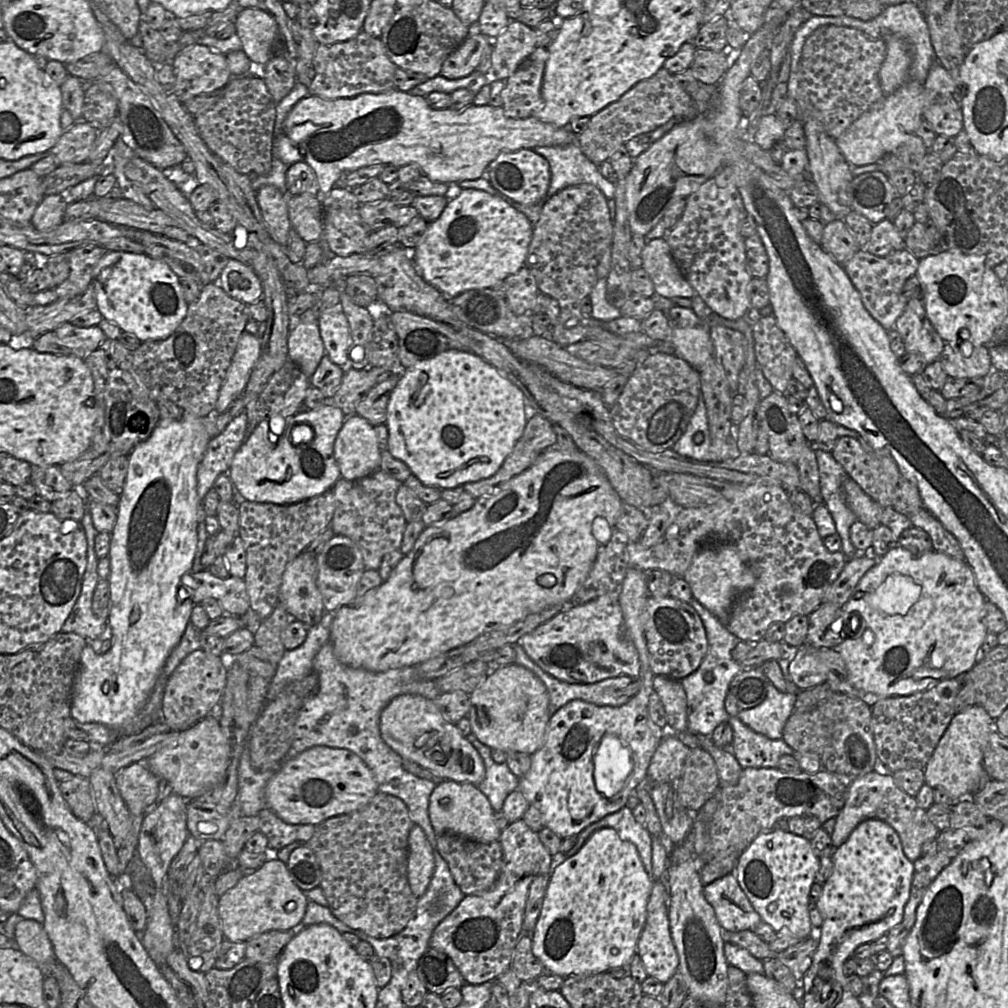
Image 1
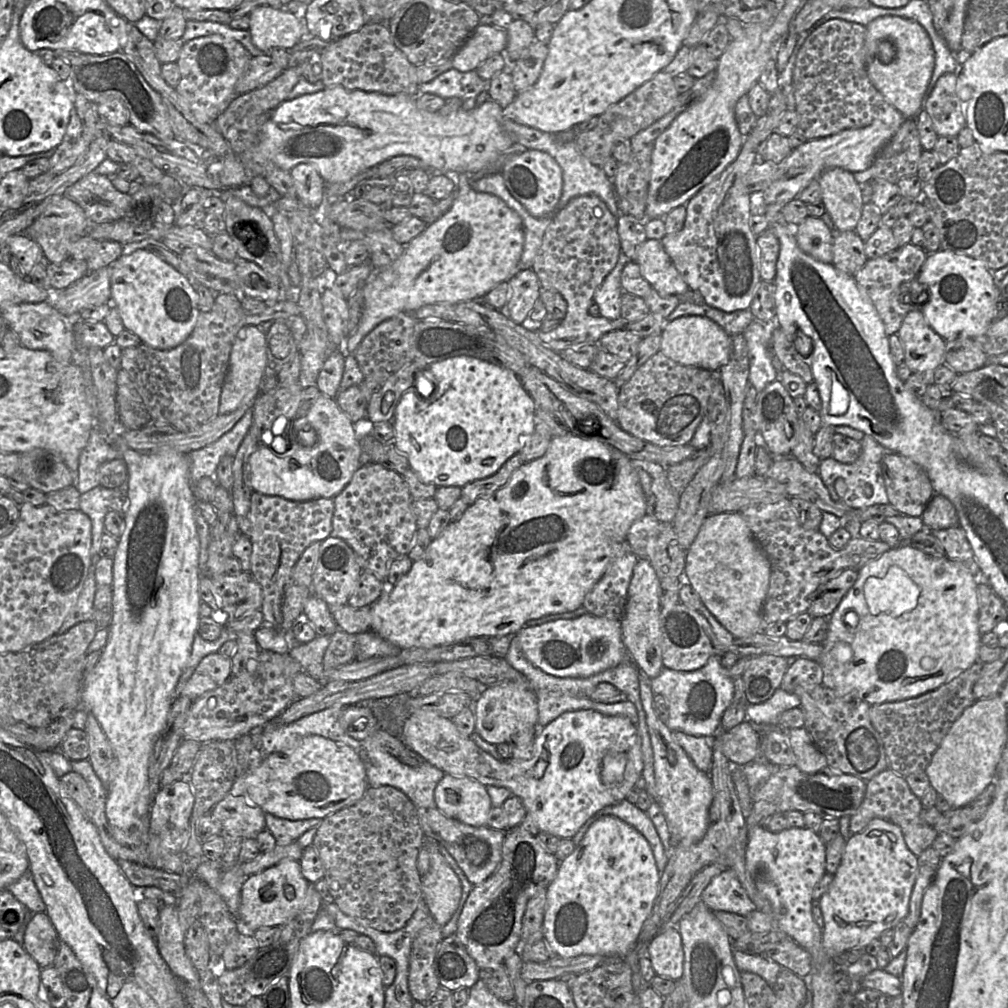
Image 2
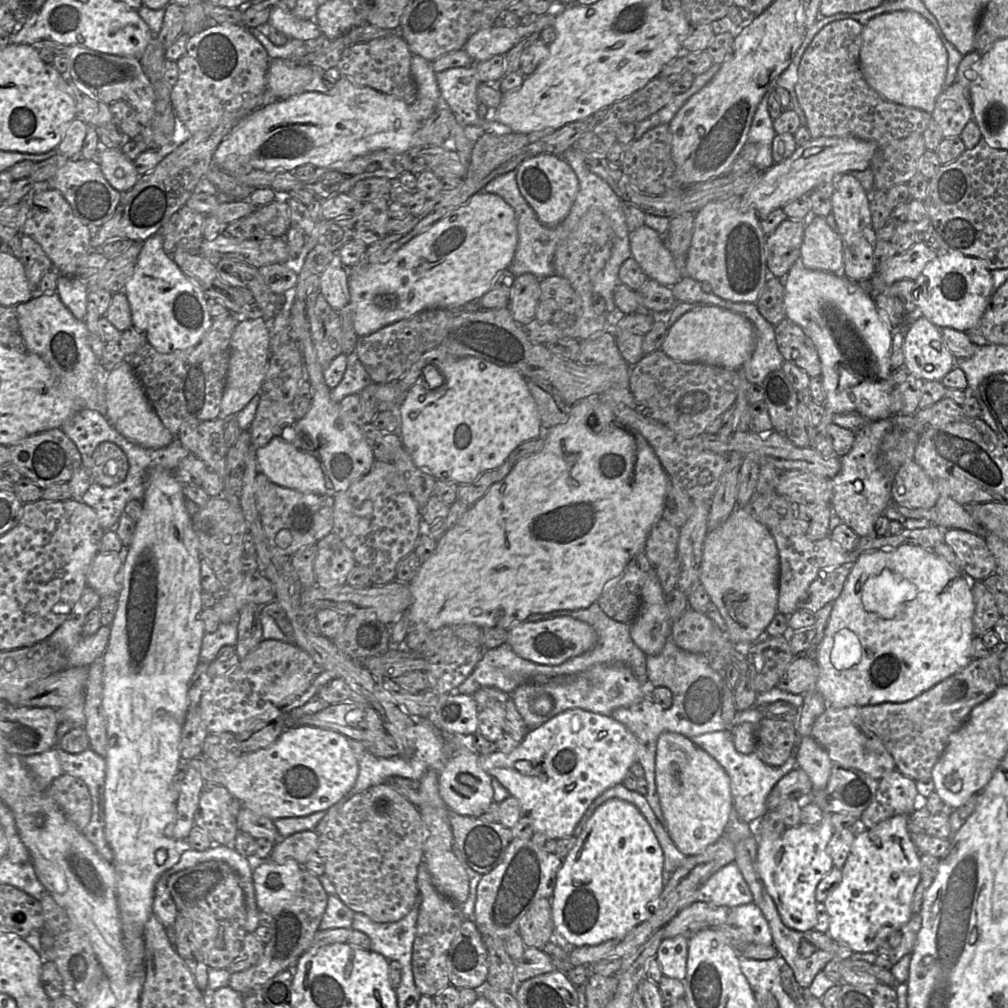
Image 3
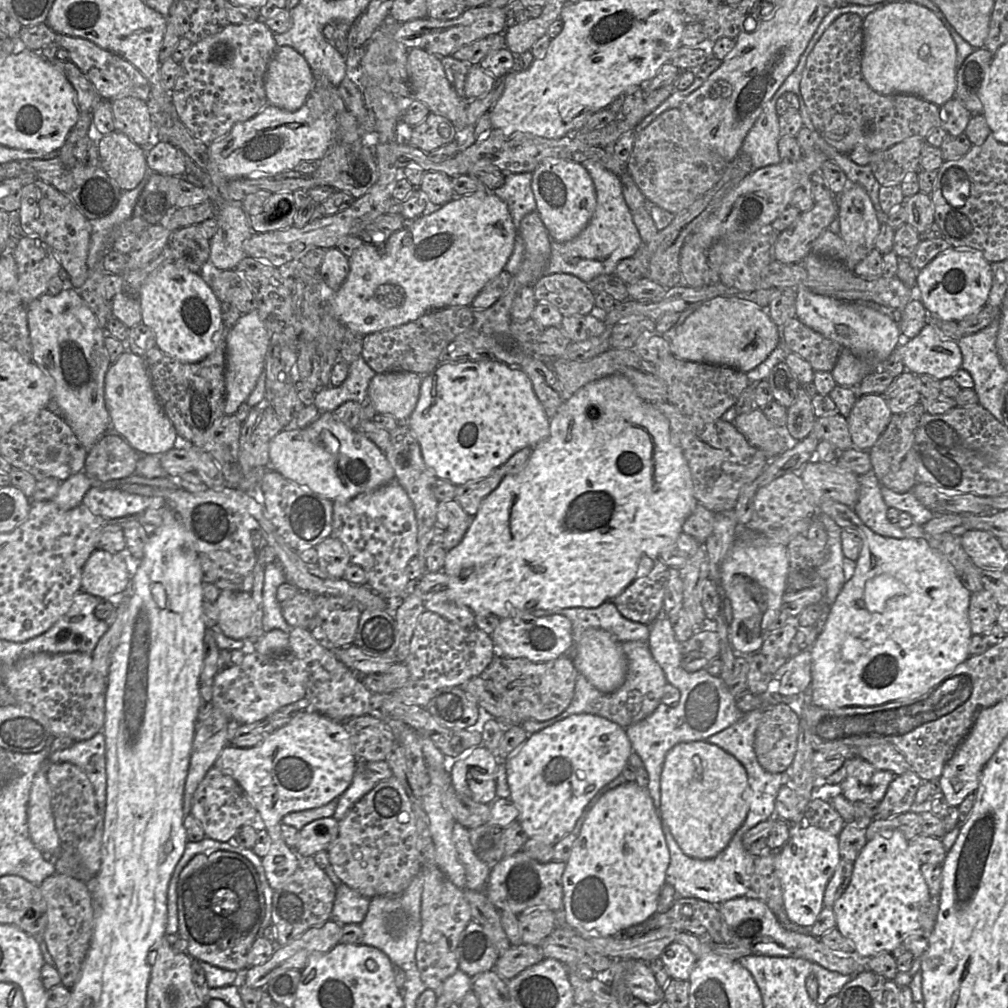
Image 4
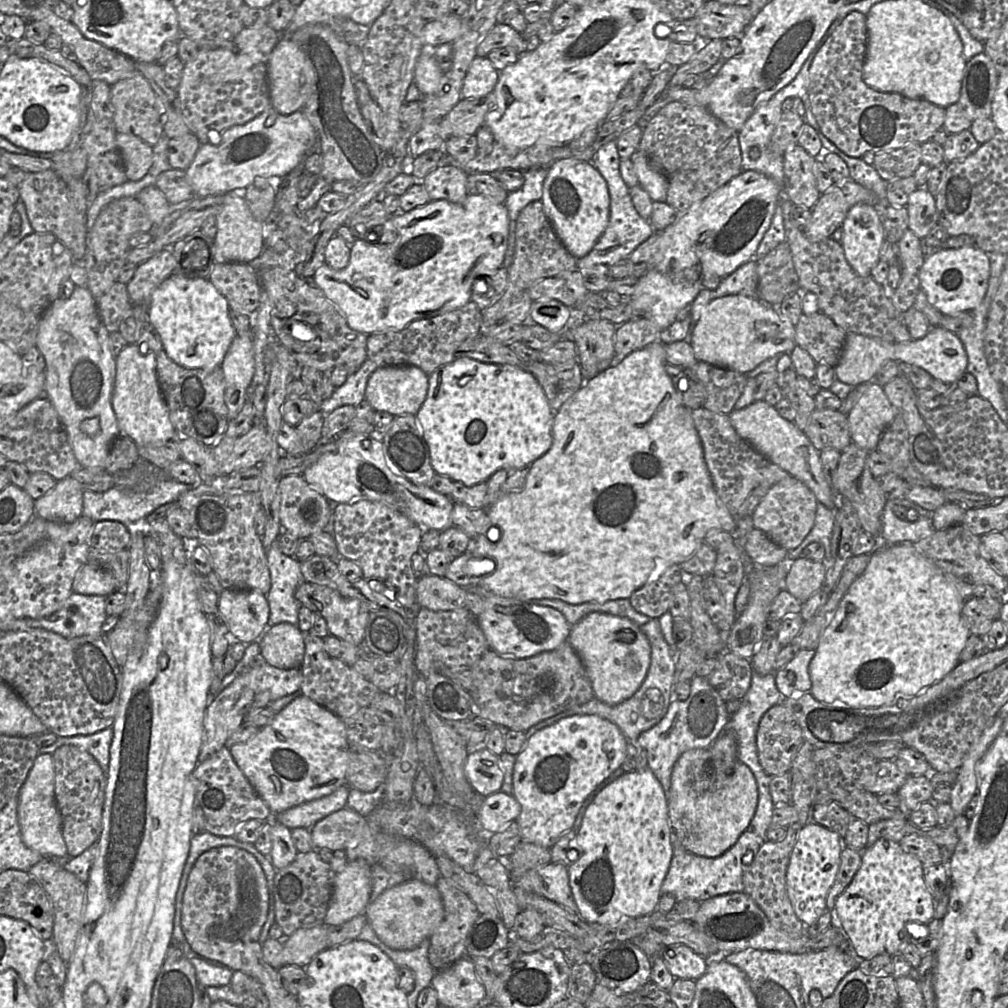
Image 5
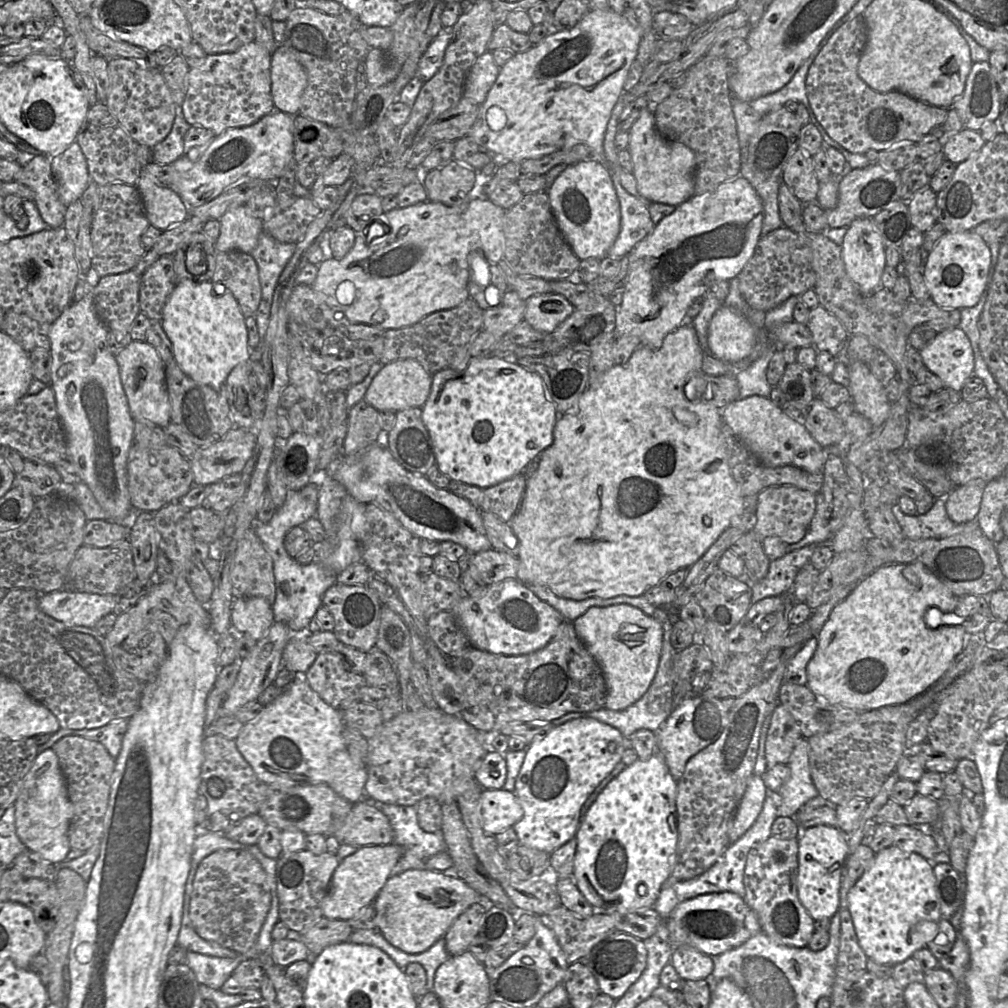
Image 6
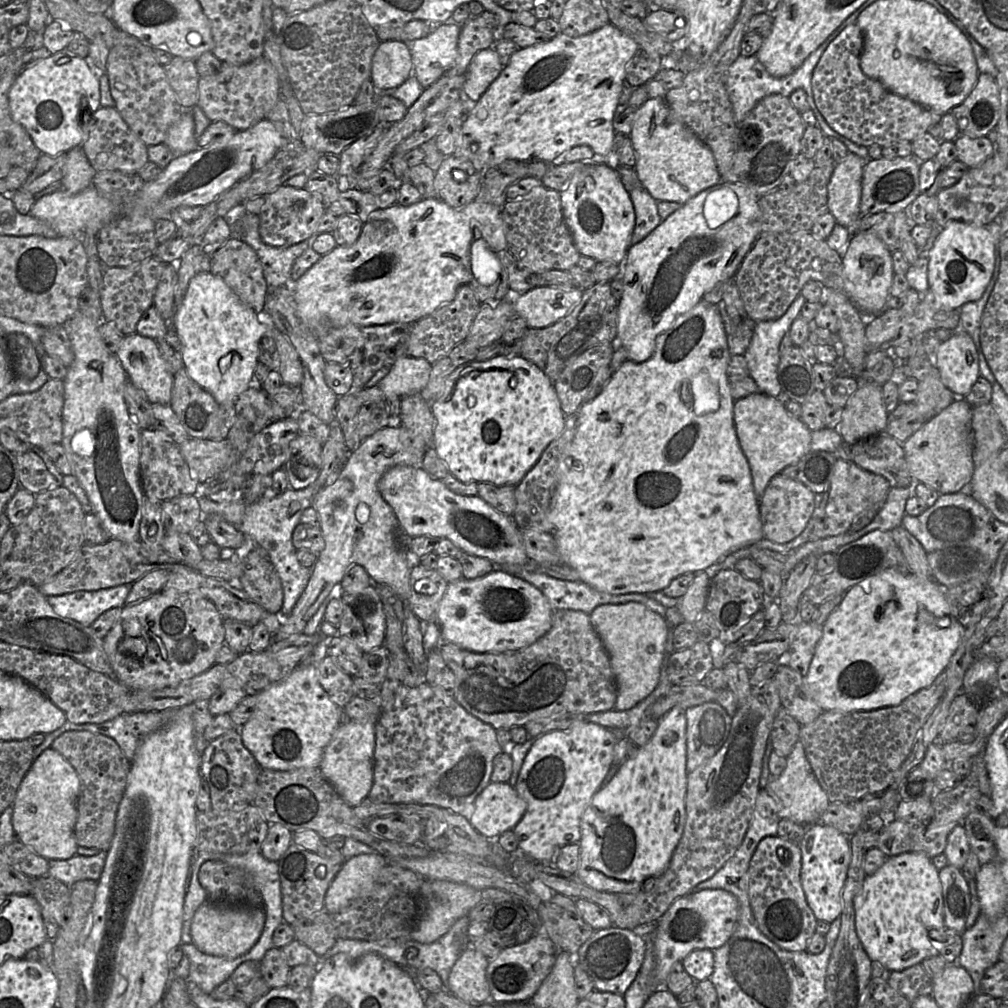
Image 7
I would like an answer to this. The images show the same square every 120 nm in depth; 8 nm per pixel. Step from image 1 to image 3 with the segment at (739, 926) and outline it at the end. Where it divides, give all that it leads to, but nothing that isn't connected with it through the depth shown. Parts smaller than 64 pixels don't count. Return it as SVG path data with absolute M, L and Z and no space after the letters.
M734 862L720 868L701 885L694 899L698 902L729 908L753 902L749 886Z

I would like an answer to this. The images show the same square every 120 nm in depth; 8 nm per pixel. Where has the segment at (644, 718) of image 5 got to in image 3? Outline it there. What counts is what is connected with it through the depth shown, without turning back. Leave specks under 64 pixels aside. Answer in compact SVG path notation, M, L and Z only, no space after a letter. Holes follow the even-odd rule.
M596 665L587 671L565 676L559 681L550 681L549 684L522 684L510 694L524 722L530 729L536 729L560 713L575 708L610 716L615 709L629 707L650 698L654 688L649 680L641 683L623 665ZM544 693L552 697L553 709L546 715L539 715L534 711L532 703L536 696Z

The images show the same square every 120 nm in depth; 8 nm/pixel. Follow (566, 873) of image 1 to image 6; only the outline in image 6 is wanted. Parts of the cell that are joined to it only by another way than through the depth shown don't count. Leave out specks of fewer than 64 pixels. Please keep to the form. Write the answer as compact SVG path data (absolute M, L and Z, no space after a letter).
M656 752L646 761L637 759L627 766L582 815L572 879L595 913L628 913L653 907L674 867L678 843L676 796L677 782Z

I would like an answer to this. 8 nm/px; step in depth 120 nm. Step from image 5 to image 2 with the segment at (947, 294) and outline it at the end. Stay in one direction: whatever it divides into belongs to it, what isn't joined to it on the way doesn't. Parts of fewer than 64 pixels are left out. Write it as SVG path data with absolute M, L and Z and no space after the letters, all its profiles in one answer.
M938 250L934 253L928 253L916 277L917 283L925 286L929 293L927 302L920 304L920 311L923 313L929 326L945 341L959 338L975 339L988 330L996 316L999 299L999 288L993 278L995 271L988 268L982 260L949 250Z

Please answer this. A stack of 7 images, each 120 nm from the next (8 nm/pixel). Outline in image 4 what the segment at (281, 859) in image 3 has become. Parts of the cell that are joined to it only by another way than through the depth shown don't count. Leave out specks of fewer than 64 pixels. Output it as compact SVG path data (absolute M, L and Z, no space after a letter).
M331 817L320 818L299 830L297 845L292 848L299 857L313 856L328 849L339 831L339 820Z

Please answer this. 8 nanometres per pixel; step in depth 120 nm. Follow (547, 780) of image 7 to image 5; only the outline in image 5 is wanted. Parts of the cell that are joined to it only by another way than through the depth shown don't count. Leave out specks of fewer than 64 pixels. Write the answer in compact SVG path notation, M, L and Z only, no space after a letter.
M574 715L563 718L551 726L545 727L529 736L522 751L516 755L516 761L513 770L512 794L521 806L521 813L516 821L519 826L522 841L534 843L551 849L564 833L570 831L573 828L576 817L585 800L603 781L605 781L615 770L622 766L627 757L627 743L628 739L615 724L596 715Z

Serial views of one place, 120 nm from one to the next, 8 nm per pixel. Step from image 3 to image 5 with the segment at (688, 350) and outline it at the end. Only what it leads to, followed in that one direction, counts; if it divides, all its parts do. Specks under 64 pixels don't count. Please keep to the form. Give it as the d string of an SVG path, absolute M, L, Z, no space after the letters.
M728 295L704 308L690 333L690 344L698 362L748 373L766 359L792 351L796 346L795 325L759 299Z

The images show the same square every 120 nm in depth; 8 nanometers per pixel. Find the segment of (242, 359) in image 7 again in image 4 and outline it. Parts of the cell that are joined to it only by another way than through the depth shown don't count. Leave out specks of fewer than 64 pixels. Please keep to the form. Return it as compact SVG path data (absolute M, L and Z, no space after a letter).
M180 262L154 270L142 284L138 301L141 323L153 330L156 347L180 362L200 362L222 342L227 343L227 328L221 318L221 301L199 273L192 272Z

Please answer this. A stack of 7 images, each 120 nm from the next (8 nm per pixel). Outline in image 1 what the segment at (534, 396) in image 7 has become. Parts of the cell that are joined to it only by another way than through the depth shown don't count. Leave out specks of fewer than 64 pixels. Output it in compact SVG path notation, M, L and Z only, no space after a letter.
M451 349L417 362L406 368L393 390L387 407L386 425L389 431L388 451L393 457L403 461L423 484L441 489L463 486L469 482L486 479L494 475L510 455L516 443L522 438L527 425L526 399L524 393L493 365L469 351Z

